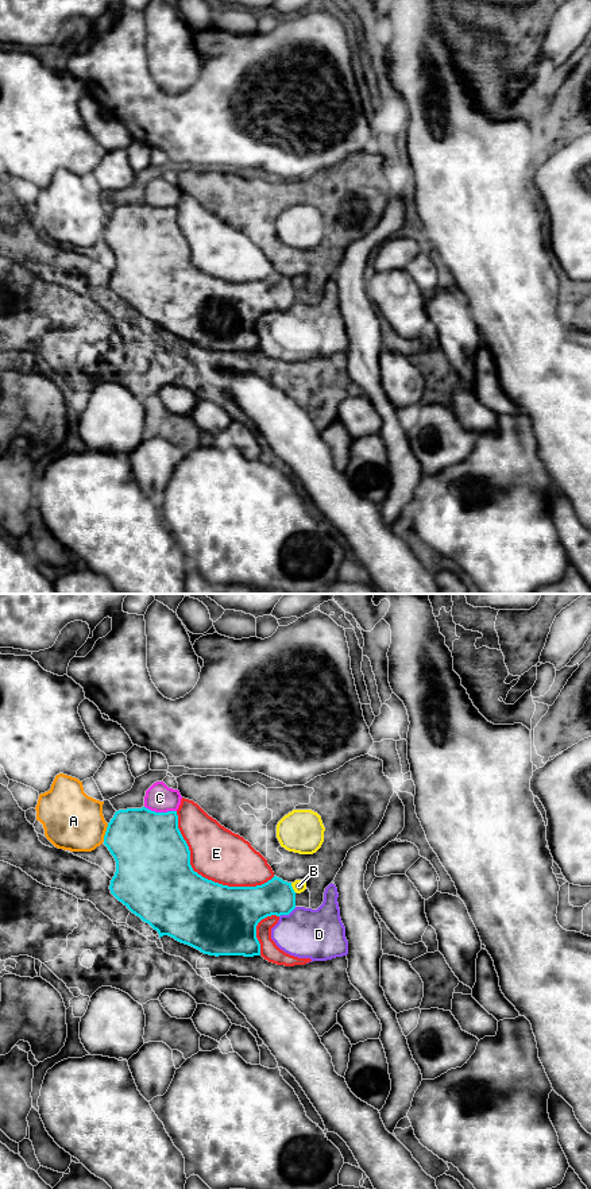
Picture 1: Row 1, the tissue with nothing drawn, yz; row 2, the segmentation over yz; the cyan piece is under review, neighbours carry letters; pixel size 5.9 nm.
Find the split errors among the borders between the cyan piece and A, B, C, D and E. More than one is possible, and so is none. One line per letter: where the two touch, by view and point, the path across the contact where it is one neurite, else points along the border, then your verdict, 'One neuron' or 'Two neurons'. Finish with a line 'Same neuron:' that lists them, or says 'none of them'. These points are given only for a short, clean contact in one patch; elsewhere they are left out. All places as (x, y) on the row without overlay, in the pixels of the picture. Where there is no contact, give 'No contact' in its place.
A: Touches cyan at yz (105, 228). Two neurons
B: Touches cyan at yz (292, 284). Boundary: yz (290, 278), (294, 288). Two neurons
C: Touches cyan at yz (161, 208). Two neurons
D: Touches cyan at yz (288, 309). Two neurons
E: Touches cyan at yz (204, 273). Two neurons
Same neuron: none of them

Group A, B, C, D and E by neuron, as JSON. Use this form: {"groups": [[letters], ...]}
{"groups": [["A"], ["B", "C", "D", "E"]]}

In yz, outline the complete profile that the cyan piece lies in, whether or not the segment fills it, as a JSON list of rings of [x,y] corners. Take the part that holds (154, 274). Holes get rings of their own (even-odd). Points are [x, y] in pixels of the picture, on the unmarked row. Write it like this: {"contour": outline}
{"contour": [[[146,202],[115,208],[104,240],[116,256],[111,289],[132,309],[158,327],[209,351],[260,351],[258,319],[296,304],[291,278],[274,271],[256,282],[228,282],[193,266],[190,246],[178,224],[177,206],[155,208]]]}

